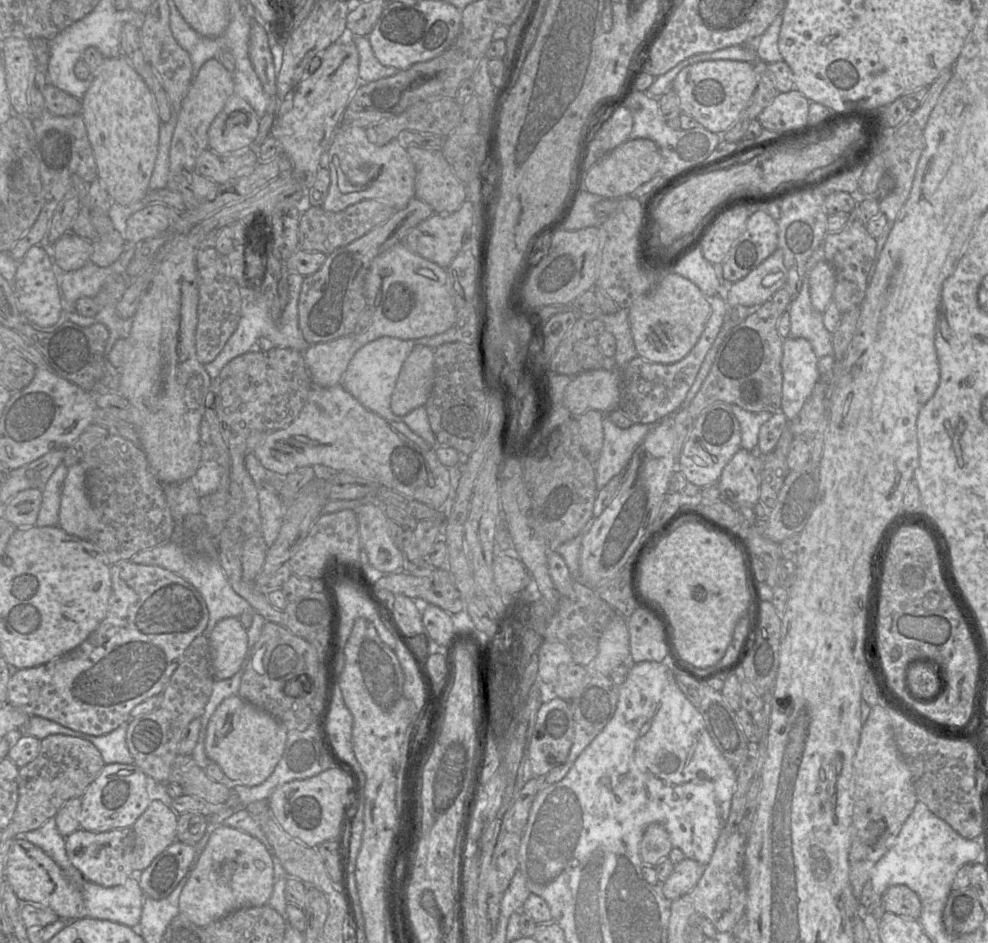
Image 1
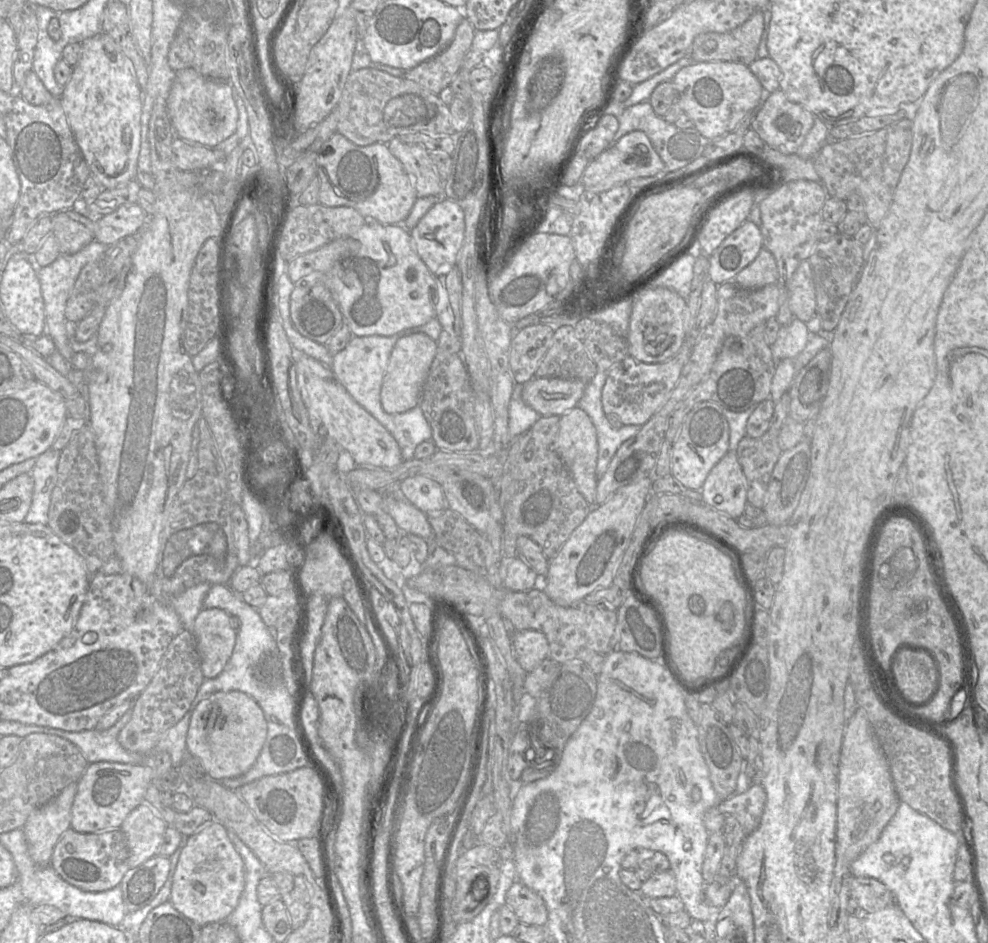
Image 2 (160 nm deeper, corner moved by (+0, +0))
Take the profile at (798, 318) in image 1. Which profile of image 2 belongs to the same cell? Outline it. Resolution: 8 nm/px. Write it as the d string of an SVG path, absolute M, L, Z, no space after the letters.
M794 317L790 324L780 328L776 341L770 345L773 359L795 358L806 346L808 336L806 324Z

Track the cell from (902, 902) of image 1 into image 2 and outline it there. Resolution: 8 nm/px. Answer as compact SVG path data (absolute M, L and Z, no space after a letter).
M849 876L849 895L867 913L895 903L894 896L886 885L871 877Z

